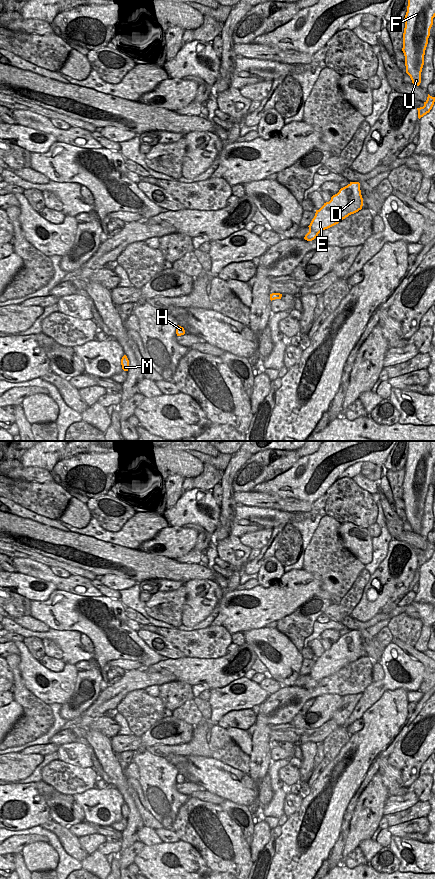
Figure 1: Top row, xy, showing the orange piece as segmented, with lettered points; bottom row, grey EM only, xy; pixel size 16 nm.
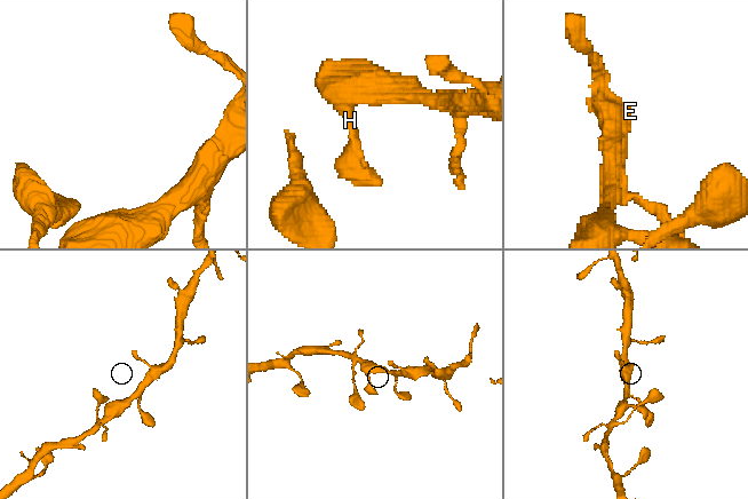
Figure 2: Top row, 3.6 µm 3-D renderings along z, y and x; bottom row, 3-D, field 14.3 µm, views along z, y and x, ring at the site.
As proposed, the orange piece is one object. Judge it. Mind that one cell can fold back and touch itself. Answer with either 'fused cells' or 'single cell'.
single cell

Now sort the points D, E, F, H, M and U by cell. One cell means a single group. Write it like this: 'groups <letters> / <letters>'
groups D E F H M U

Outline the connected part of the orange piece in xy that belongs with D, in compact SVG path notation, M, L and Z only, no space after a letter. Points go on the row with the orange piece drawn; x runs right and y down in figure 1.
M350 182L347 186L341 188L339 192L331 197L329 202L316 210L309 227L309 232L304 239L314 240L318 234L328 229L351 214L362 209L363 198L359 182Z

